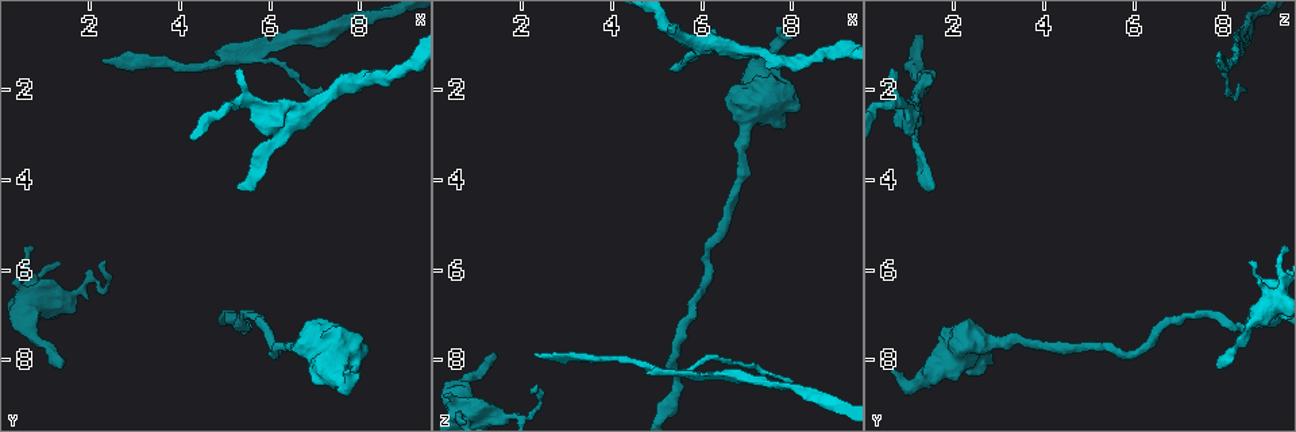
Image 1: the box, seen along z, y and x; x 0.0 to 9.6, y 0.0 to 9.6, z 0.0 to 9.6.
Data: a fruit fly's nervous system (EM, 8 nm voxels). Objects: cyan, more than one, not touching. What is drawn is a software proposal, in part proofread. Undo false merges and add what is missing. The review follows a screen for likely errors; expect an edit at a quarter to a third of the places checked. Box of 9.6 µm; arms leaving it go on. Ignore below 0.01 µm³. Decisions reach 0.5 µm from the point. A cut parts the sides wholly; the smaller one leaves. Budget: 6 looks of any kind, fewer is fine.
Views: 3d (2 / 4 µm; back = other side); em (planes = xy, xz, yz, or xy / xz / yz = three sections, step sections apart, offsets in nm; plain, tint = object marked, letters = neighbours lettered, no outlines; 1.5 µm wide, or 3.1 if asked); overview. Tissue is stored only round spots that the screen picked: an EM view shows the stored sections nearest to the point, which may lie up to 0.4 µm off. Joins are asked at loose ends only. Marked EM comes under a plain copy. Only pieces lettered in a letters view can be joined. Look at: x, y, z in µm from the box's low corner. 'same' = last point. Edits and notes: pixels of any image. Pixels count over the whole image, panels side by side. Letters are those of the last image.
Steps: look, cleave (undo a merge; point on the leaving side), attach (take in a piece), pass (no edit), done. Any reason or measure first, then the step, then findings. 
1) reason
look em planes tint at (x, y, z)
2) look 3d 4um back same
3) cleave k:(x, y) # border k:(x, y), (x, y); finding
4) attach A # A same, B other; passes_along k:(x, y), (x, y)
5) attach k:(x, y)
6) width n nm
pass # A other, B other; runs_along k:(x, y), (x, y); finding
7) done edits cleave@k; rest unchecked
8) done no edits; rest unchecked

tapers out
look em planes letters at (5.30, 1.50, 0.65)

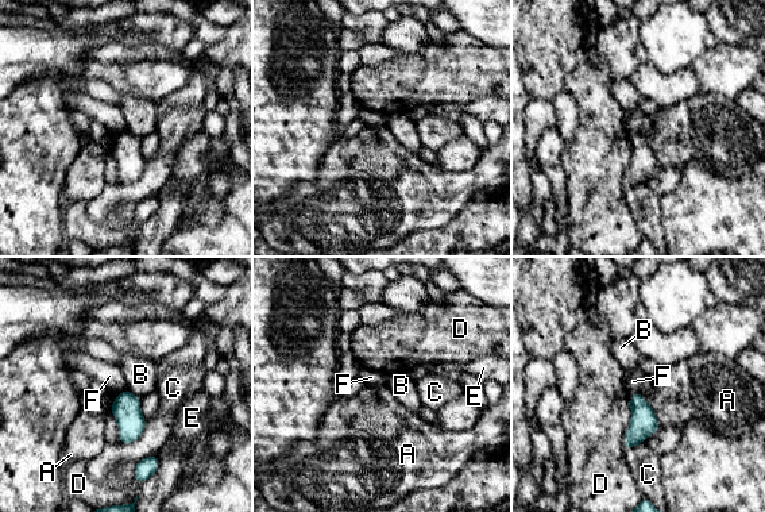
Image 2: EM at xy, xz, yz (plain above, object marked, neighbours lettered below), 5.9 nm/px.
pass # A other, B other, C other, D other, E other, F other; border 2:(640, 391), (630, 395); no lettered piece goes on from it

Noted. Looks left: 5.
branch stops here
look 3d 2um at (5.35, 4.20, 1.50)

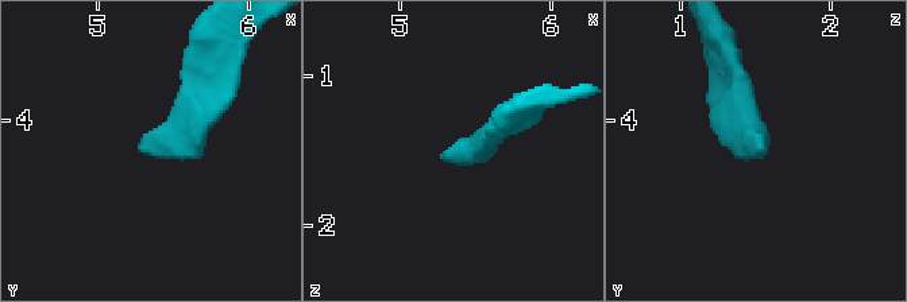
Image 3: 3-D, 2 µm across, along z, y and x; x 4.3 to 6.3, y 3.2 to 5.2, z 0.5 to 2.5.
look em xy step 4 letters at (5.30, 4.22, 1.54)

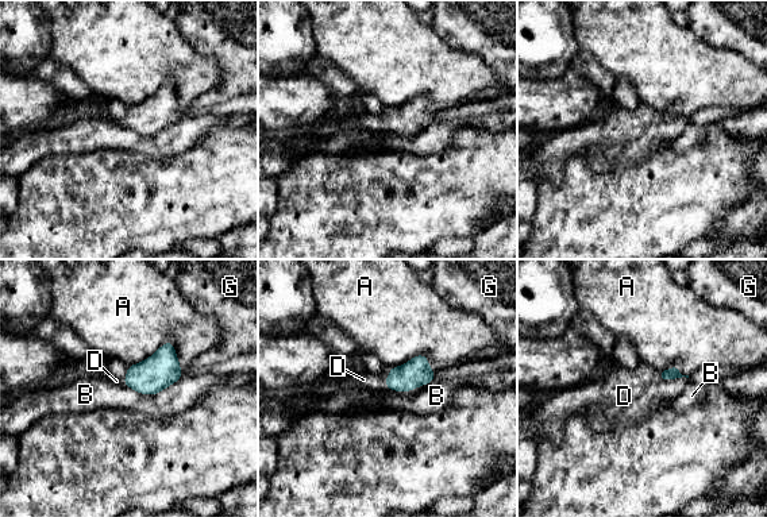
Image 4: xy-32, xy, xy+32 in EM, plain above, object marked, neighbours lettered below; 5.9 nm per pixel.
attach D # A other, B other, D same, G other; passes_along 4:(415, 373), (404, 390), (363, 379); it goes on there

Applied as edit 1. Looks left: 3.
look overview

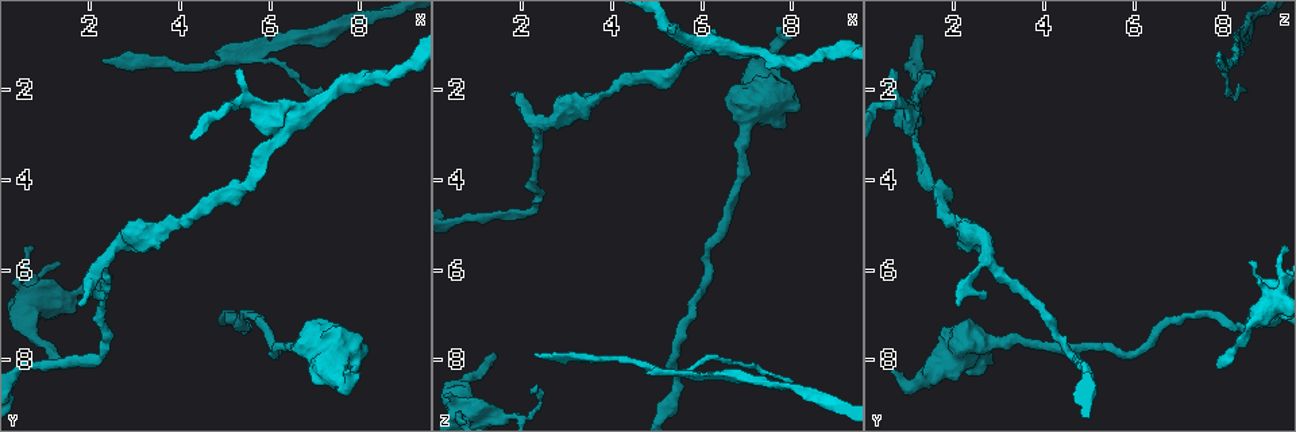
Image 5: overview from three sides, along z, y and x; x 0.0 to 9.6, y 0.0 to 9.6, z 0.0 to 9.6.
an open end
look 3d 2um at (1.35, 8.15, 7.80)

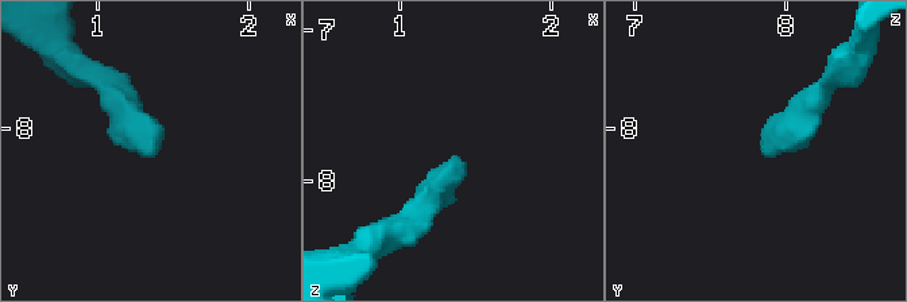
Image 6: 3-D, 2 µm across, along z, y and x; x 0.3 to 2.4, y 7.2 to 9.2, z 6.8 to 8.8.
need the tissue
look em xy step 8 letters at (1.38, 8.18, 7.86)

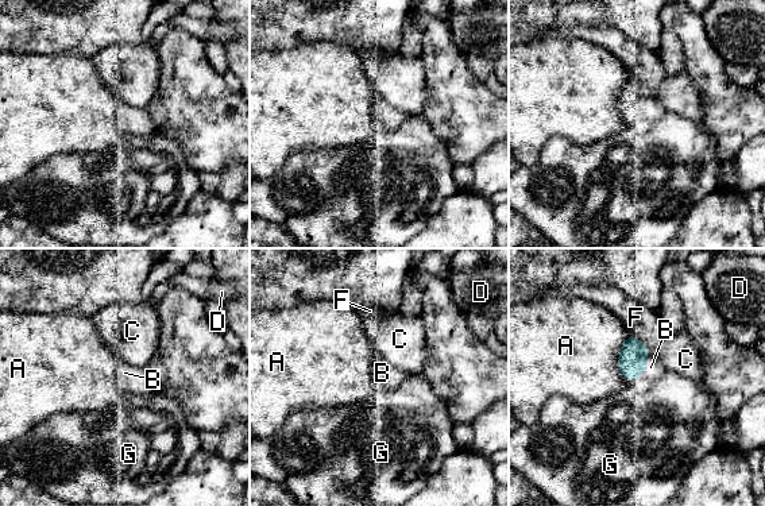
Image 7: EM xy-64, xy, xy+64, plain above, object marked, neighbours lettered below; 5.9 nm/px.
attach B # A other, B same, C other, D other, F other, G other; it goes on there

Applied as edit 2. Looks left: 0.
done edits attach@4, attach@7; rest unchecked

